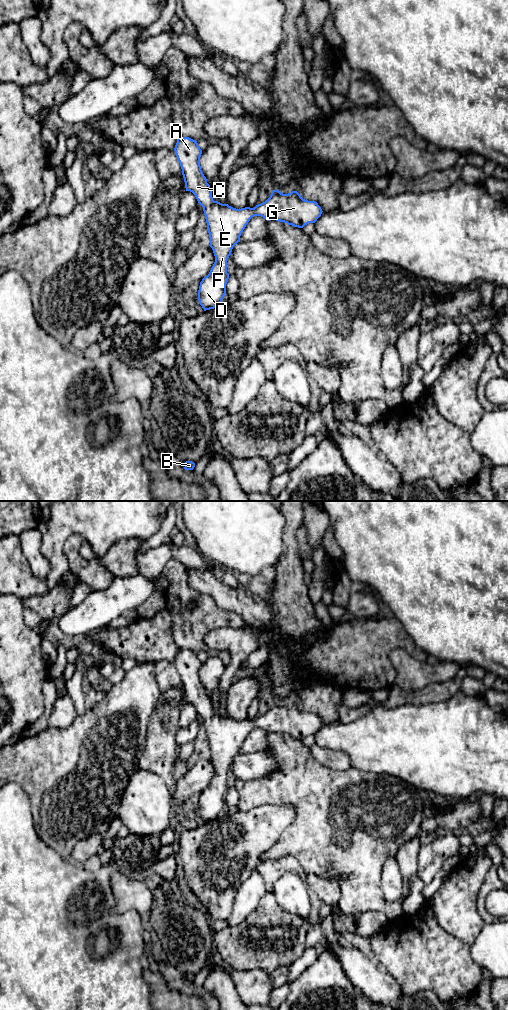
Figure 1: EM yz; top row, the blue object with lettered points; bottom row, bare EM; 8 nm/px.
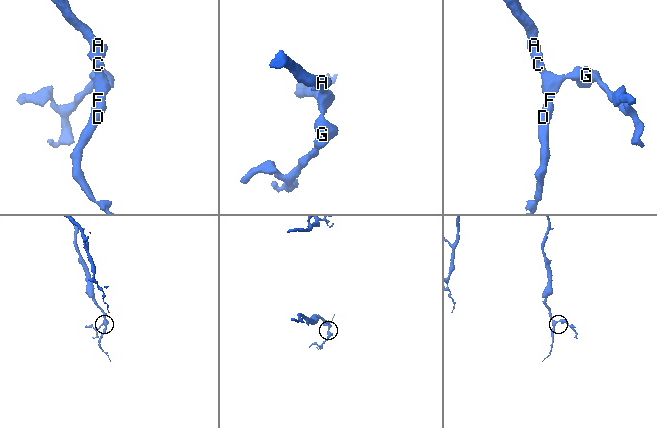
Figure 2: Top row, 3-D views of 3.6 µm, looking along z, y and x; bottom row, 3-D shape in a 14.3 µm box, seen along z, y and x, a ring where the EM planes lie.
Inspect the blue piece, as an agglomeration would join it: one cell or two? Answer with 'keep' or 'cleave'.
keep

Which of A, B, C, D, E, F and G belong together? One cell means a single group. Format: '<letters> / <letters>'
A B C D E F G

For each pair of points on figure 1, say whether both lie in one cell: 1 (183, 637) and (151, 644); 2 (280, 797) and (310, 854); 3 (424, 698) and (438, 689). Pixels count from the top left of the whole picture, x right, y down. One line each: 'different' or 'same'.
1: different
2: same
3: same

